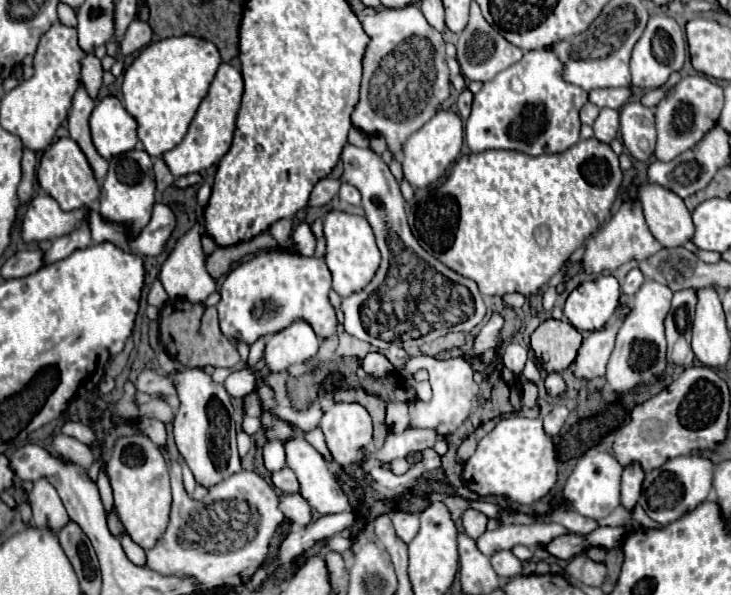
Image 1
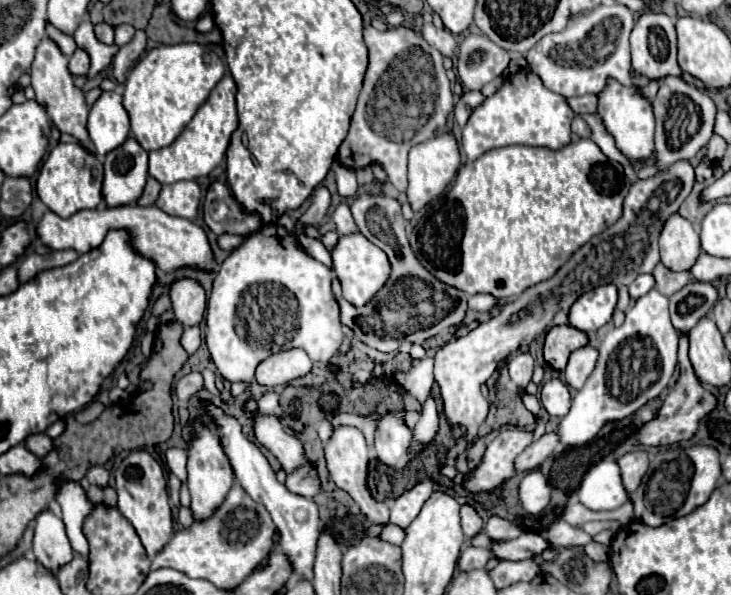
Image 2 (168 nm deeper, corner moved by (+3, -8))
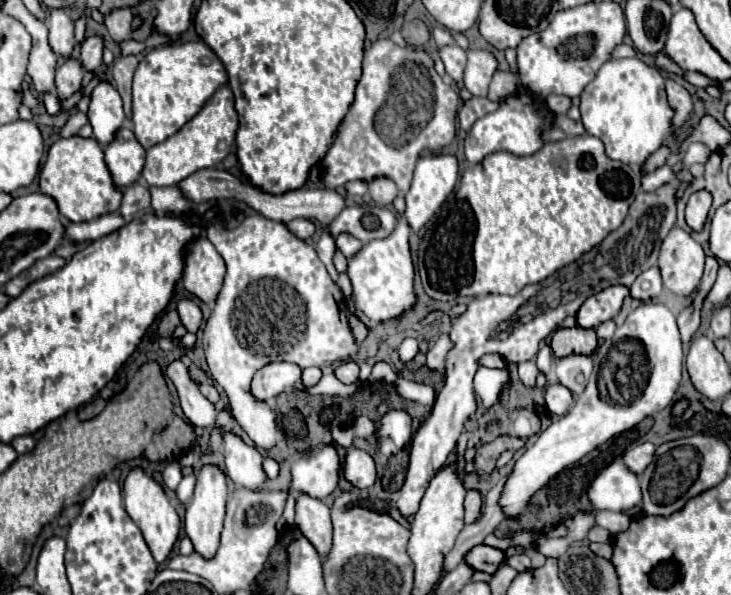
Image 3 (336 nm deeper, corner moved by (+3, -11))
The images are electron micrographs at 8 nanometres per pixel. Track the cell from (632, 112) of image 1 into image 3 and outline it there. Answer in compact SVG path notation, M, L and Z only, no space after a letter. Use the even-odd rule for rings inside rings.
M638 56L604 62L596 78L580 94L580 114L586 134L600 138L606 154L624 164L640 166L676 130L672 124L674 110L664 90L664 76Z

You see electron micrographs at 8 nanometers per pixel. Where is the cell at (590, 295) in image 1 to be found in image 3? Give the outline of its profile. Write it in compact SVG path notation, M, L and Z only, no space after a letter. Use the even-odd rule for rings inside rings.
M610 286L594 296L590 296L582 308L578 310L578 326L582 328L596 328L598 324L612 320L620 308L624 298L630 294L630 290L626 286Z

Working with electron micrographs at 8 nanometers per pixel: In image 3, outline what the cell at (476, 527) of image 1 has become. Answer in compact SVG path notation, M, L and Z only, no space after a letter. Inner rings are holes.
M468 490L464 508L466 508L466 524L478 520L482 514L482 494L478 490Z

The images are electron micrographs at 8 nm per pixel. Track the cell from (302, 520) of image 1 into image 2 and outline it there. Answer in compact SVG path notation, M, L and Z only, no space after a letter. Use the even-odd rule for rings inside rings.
M204 403L206 413L212 415L212 419L218 423L218 431L222 437L222 447L226 449L226 455L232 463L234 475L244 487L244 491L258 503L262 503L274 525L280 531L280 549L290 557L294 571L298 571L304 579L312 579L312 565L314 565L314 553L316 553L316 543L320 537L320 519L318 519L318 505L310 497L302 497L296 493L290 493L282 483L278 483L272 467L268 465L266 457L260 453L260 449L242 435L242 425L238 419L222 413L222 409Z

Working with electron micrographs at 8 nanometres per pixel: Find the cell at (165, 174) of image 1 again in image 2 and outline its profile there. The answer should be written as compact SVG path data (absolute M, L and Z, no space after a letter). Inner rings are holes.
M150 177L148 183L146 183L146 189L142 193L142 197L138 199L138 205L154 205L156 199L158 199L158 195L160 195L160 191L162 191L162 185L154 177Z

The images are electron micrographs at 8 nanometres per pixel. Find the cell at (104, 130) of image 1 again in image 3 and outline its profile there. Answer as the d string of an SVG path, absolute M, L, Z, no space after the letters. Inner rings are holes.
M100 80L90 94L88 120L94 128L94 138L100 144L108 144L114 138L114 132L124 122L122 98L108 80Z

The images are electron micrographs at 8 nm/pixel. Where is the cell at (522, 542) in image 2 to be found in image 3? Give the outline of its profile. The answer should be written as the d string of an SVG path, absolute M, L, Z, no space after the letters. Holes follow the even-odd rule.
M478 544L478 546L474 546L474 548L468 550L468 554L464 556L464 562L472 570L482 570L482 572L494 574L498 570L498 566L502 566L506 562L506 556L504 556L504 552L500 552L496 548Z

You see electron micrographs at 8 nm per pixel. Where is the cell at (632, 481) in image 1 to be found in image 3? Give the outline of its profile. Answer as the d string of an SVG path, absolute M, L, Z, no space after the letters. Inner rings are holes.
M644 442L624 454L626 466L636 474L642 474L652 458L654 458L654 444L650 444L650 442Z

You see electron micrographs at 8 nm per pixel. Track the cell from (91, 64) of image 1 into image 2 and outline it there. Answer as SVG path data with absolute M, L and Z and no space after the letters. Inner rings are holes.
M48 23L48 27L46 27L46 35L60 47L60 51L62 51L66 57L70 57L70 55L76 51L76 41L74 41L70 35L66 35L66 33L62 33L60 29L56 29L54 25L50 25L50 23Z

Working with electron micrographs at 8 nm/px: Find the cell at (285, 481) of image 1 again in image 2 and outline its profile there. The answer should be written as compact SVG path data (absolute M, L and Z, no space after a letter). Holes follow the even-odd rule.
M298 469L286 477L288 491L302 495L302 497L314 497L320 491L320 479L316 469Z

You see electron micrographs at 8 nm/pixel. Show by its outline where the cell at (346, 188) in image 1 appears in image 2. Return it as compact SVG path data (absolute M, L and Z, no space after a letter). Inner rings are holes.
M342 201L334 213L332 213L332 219L338 227L338 235L346 235L346 233L352 233L356 231L356 223L354 223L354 217L352 217L352 211L350 211L350 205L346 201Z

